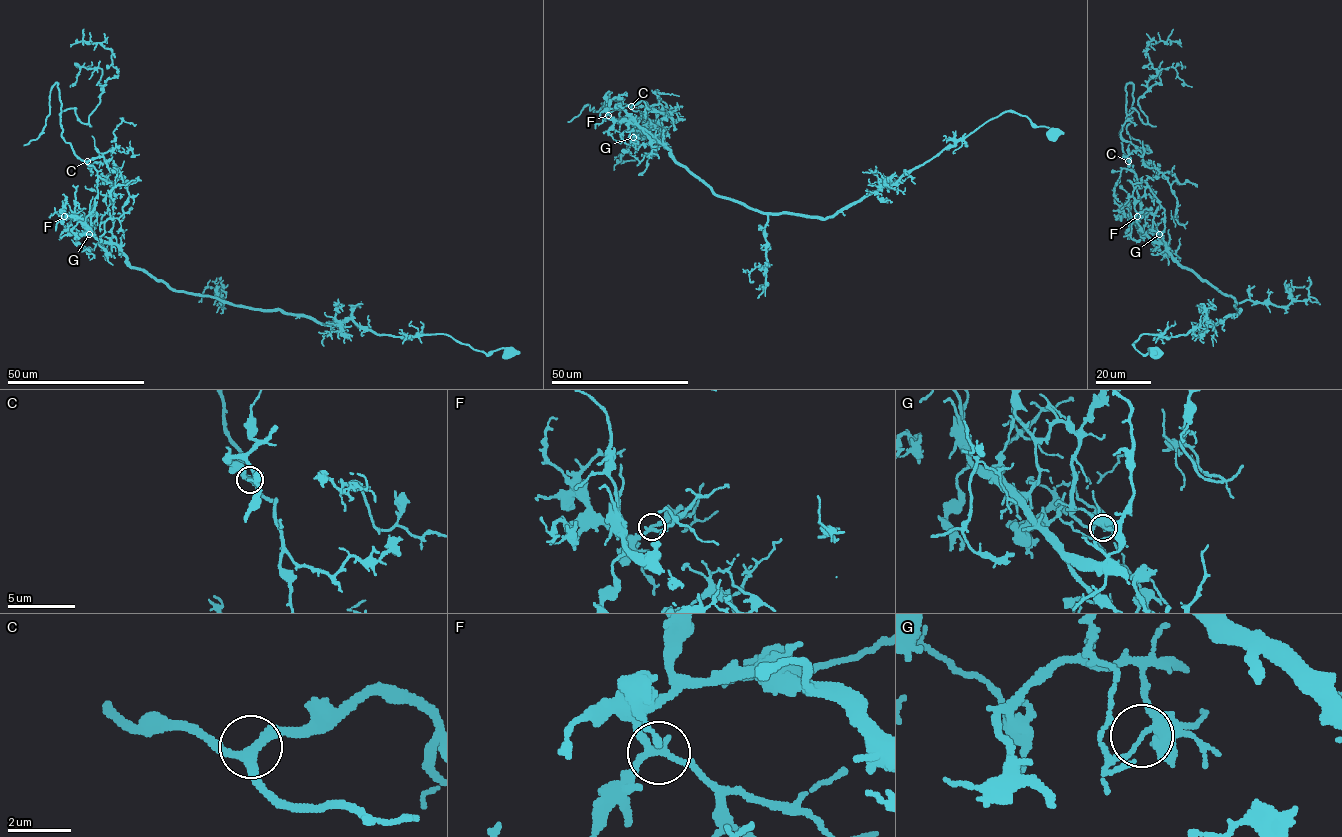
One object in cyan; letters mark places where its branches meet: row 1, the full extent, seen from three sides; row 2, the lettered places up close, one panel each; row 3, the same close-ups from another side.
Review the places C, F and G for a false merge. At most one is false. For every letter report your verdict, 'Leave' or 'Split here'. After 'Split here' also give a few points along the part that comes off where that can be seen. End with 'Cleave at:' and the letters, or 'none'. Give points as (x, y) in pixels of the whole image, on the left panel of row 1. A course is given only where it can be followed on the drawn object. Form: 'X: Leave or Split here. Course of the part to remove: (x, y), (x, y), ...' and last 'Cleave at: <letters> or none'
C: Leave
F: Leave
G: Split here. Course of the part to remove: (89, 234), (97, 171), (65, 141), (59, 115), (76, 108), (88, 122), (118, 70), (99, 43), (70, 47)
Cleave at: G

